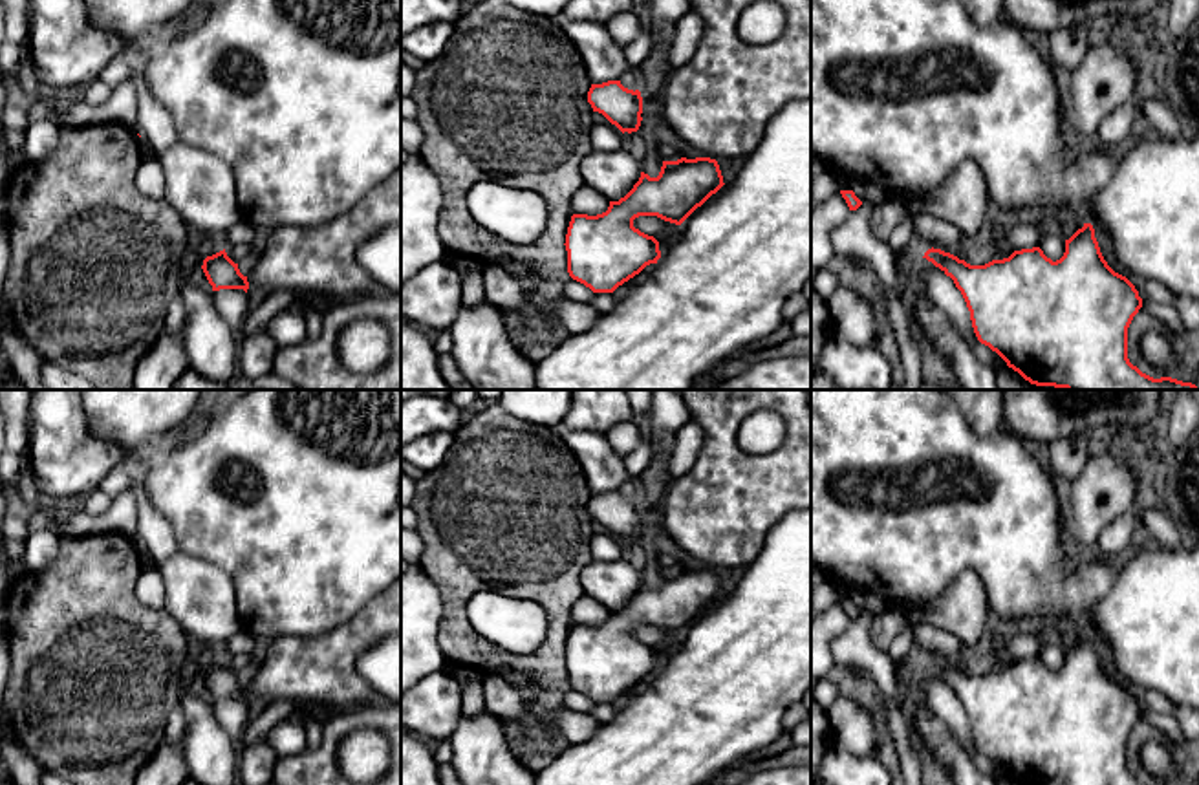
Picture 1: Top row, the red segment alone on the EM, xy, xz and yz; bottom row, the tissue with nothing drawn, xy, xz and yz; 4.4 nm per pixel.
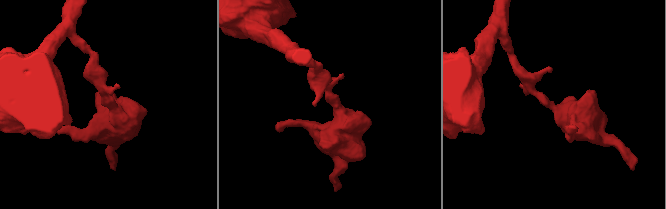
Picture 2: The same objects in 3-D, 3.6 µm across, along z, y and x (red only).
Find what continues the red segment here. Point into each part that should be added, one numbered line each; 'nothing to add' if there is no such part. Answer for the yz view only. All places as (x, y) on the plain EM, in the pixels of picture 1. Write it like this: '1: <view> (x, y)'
nothing to add

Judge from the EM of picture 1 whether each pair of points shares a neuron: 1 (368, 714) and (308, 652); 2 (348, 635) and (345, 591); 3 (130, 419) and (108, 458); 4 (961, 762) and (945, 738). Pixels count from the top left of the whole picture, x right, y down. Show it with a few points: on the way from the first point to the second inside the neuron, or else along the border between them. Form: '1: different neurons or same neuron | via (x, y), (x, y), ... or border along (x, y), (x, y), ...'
1: different neurons | border along (381, 705), (357, 705), (323, 716)
2: different neurons | border along (379, 593), (345, 623), (306, 637)
3: different neurons | border along (85, 416), (96, 436), (136, 454)
4: same neuron | via (956, 756), (945, 743)

